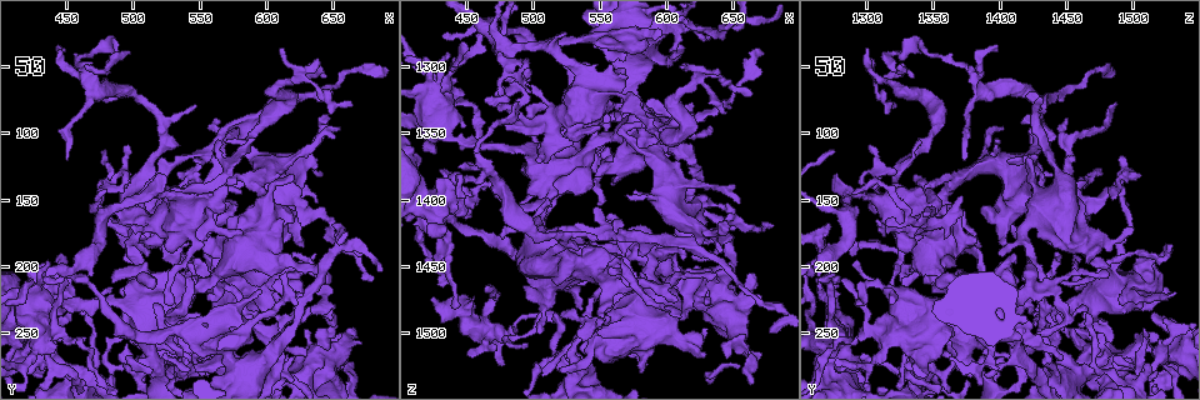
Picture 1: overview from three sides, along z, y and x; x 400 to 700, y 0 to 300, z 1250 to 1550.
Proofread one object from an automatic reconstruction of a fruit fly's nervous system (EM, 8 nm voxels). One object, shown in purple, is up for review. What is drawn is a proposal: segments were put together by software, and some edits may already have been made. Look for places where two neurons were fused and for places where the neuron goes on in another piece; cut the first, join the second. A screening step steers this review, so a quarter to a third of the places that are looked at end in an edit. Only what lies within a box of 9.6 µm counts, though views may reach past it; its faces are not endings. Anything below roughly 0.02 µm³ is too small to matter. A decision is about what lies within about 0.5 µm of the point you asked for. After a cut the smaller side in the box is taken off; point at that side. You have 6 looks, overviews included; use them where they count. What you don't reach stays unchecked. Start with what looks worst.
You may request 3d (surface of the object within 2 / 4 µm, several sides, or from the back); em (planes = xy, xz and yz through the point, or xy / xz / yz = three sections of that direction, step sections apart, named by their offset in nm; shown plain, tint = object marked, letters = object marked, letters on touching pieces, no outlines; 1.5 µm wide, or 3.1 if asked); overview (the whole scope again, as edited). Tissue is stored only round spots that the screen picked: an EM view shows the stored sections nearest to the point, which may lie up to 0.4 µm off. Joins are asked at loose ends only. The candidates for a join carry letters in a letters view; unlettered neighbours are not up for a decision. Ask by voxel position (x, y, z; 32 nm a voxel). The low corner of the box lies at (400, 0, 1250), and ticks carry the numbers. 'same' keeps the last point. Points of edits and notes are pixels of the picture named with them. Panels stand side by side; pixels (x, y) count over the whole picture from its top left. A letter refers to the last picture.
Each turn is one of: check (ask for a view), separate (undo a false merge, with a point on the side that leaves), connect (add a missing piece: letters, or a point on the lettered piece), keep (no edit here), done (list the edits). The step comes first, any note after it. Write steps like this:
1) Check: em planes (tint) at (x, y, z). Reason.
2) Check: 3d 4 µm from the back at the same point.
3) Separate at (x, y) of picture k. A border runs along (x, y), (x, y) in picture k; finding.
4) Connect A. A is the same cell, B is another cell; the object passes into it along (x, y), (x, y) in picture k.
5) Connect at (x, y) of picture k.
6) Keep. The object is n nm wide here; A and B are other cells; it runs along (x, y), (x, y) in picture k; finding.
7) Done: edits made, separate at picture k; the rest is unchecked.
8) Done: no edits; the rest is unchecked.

Check: 3d 4 µm at (462, 236, 1466). Free end.

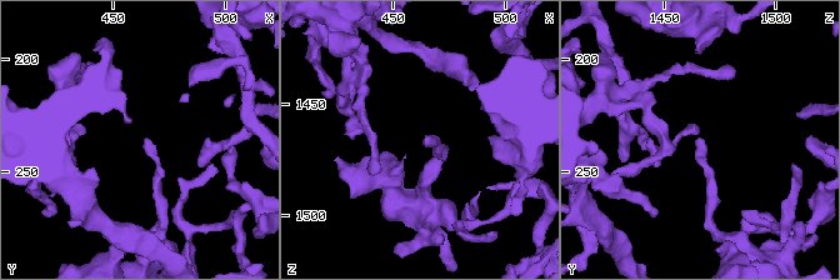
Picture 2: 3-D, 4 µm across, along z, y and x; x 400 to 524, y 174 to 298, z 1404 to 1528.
Check: em yz step 8 (tint) at (463, 237, 1466).

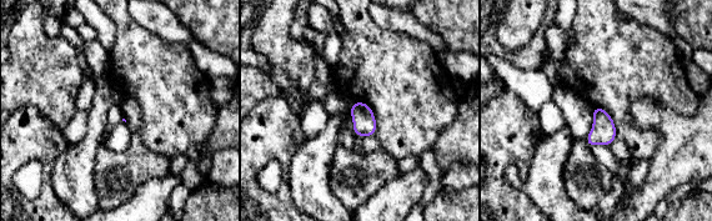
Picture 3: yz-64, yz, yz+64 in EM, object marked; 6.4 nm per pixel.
Check: em planes (letters) at the same point. Another direction.

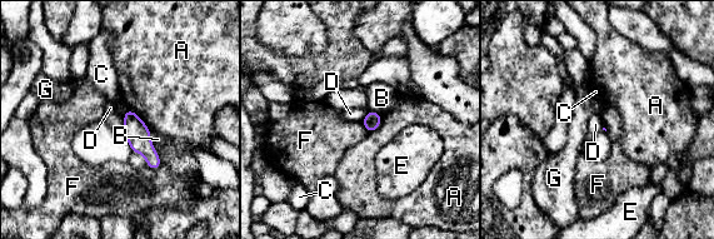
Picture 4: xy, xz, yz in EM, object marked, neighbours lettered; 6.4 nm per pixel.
Keep. The longest contact is with A, 200 nm; A, B, C, D, E, F and G are other cells; a border runs along (161, 164), (155, 169), (146, 167) in picture 4; none of them fits.

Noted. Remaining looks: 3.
Check: 3d 2 µm at (438, 196, 1292). Free end.

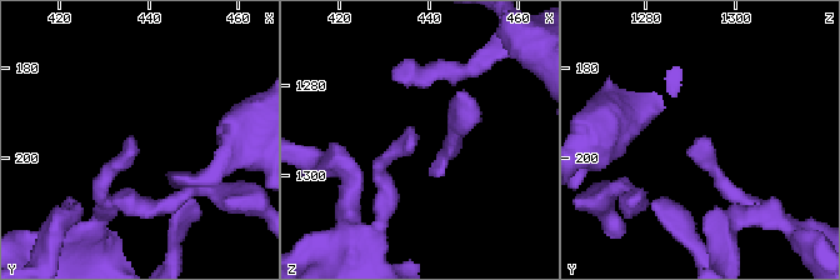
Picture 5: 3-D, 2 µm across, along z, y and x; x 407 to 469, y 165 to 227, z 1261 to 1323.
Check: em planes (letters) at (436, 196, 1293).

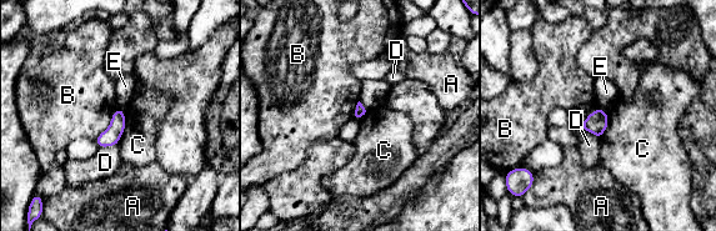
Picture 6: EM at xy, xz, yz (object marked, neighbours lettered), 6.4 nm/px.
Keep. A, B, C, D and E are other cells; a border runs along (118, 108), (110, 124), (94, 140) in picture 6; none of them fits.

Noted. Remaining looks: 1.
Done: no edits; the rest is unchecked.

